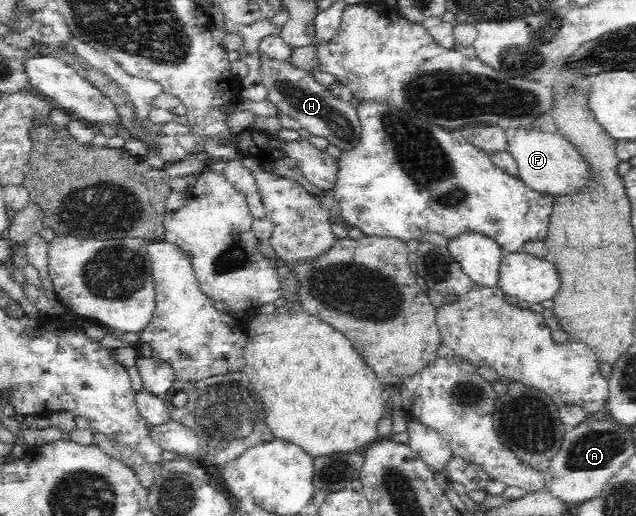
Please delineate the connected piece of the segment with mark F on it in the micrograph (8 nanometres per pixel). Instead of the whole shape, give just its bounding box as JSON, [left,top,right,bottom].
[506,127,589,197]

